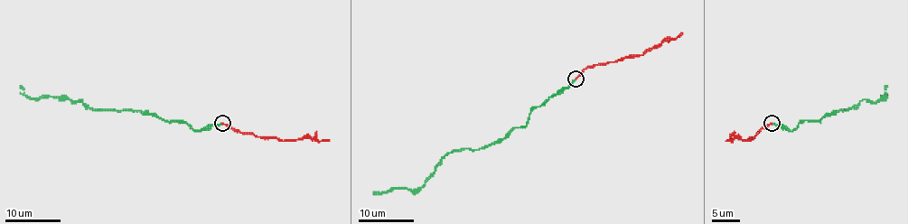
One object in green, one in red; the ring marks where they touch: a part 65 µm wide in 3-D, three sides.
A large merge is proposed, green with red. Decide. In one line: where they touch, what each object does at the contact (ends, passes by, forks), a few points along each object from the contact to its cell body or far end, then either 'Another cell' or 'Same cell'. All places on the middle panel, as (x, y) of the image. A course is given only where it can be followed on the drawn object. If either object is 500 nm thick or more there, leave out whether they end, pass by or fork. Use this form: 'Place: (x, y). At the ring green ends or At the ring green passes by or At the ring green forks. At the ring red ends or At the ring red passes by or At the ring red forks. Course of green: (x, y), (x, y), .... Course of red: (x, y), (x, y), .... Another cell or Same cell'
Place: (575, 79). At the ring green ends. At the ring red ends. Course of green: (575, 79), (530, 112), (525, 126), (478, 150), (448, 153), (420, 187), (373, 191). Course of red: (575, 79), (585, 69), (643, 55), (664, 41), (675, 40), (682, 32). Same cell

